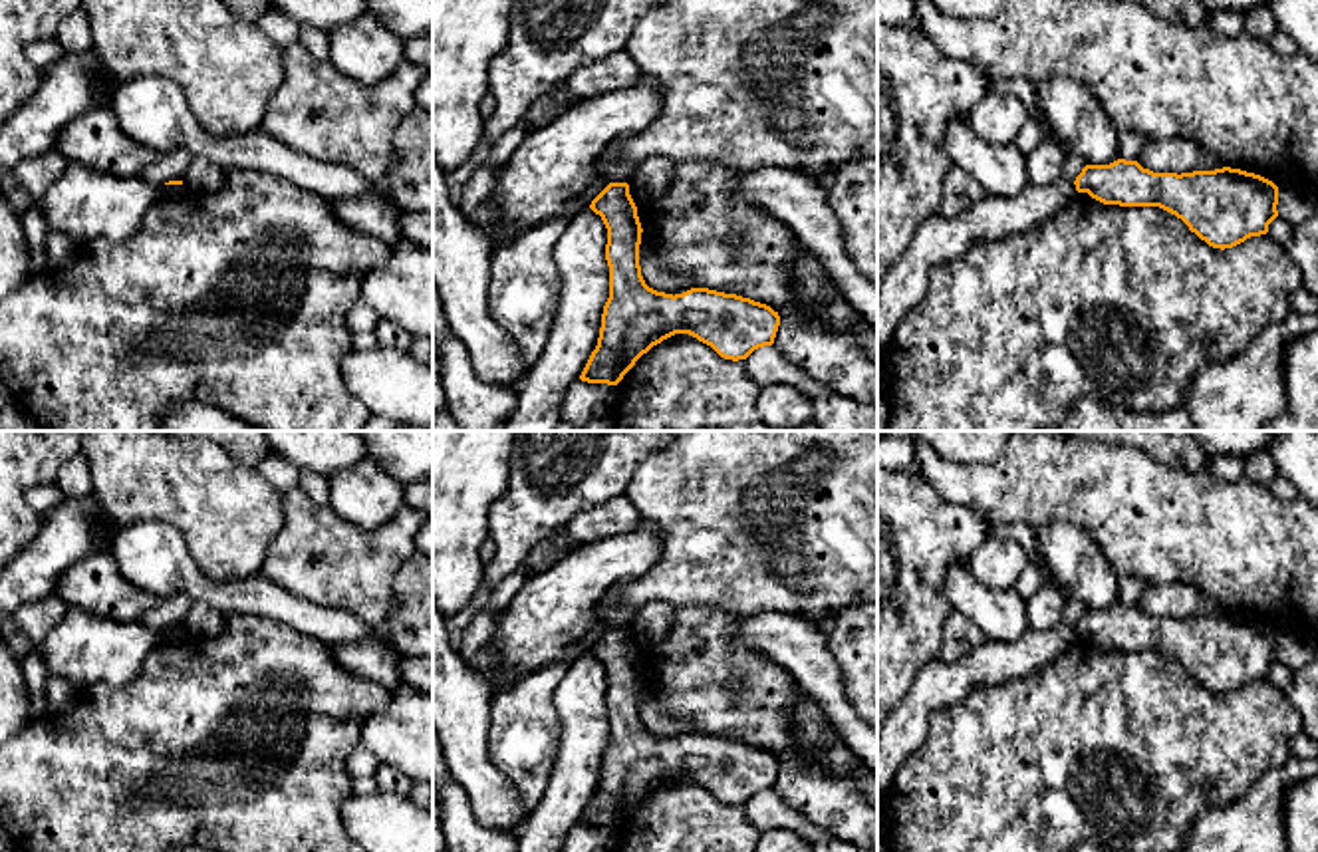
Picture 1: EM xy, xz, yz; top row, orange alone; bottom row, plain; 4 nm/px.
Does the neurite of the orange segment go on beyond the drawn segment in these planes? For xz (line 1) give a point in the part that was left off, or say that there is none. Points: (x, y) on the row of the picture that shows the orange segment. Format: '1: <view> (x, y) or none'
1: none

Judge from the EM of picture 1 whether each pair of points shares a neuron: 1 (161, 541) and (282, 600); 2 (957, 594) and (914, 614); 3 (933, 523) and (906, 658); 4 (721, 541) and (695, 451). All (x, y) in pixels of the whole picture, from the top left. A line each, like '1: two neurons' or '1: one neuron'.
1: one neuron
2: two neurons
3: one neuron
4: one neuron

